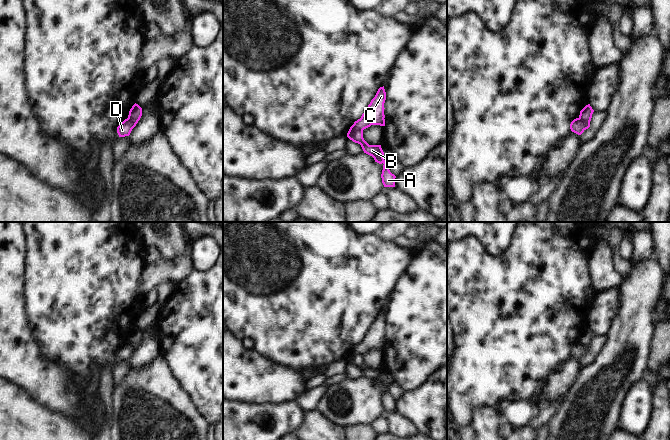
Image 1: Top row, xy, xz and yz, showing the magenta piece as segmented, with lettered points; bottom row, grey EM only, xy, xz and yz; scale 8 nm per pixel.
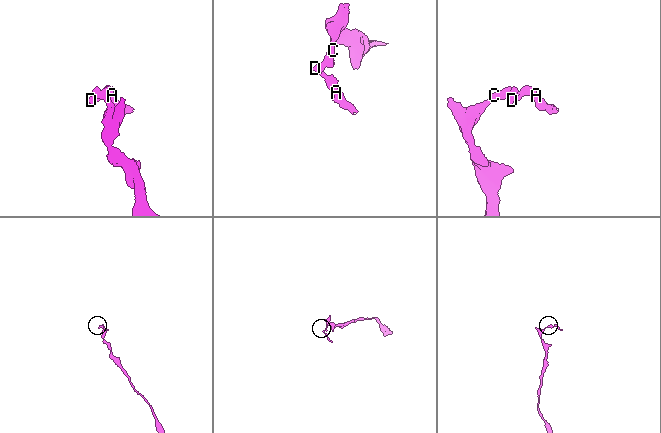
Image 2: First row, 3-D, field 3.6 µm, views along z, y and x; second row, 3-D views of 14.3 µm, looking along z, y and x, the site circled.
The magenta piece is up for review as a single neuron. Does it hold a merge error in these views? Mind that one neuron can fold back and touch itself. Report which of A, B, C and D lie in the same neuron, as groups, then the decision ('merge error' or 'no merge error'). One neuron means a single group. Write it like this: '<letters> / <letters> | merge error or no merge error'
A B / C D | merge error

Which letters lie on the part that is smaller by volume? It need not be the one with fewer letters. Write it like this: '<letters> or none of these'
A, B

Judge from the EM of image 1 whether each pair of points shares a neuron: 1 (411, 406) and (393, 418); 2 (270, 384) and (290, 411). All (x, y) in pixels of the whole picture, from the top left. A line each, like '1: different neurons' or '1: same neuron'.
1: different neurons
2: different neurons

